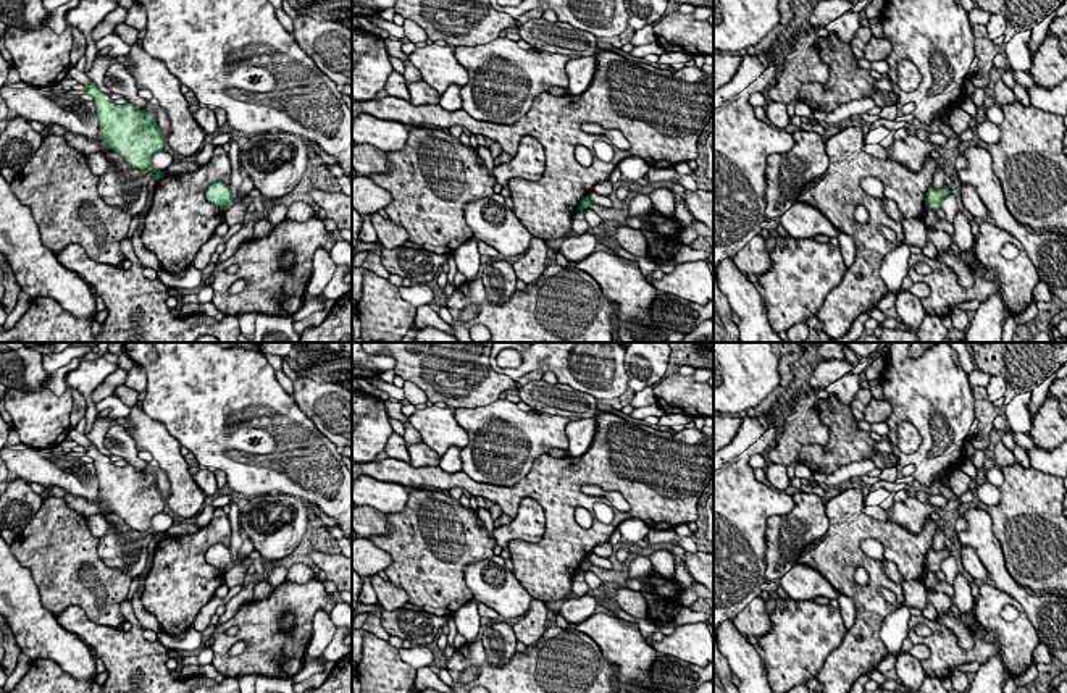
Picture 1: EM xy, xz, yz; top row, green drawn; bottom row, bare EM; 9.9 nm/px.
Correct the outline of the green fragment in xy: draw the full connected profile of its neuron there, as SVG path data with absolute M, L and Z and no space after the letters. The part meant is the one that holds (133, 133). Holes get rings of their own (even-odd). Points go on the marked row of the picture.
M95 82L87 84L84 90L97 110L98 139L132 168L150 170L152 155L163 150L166 142L157 126L155 111L139 110L132 103L116 105Z

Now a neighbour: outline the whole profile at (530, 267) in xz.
M533 236L529 249L512 265L517 278L525 284L534 283L546 270L547 257L550 257L550 250L546 241Z

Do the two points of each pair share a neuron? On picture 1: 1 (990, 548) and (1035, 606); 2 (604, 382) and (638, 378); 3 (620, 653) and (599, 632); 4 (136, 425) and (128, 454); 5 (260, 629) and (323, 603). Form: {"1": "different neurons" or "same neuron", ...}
{"1": "same neuron", "2": "different neurons", "3": "same neuron", "4": "different neurons", "5": "same neuron"}

